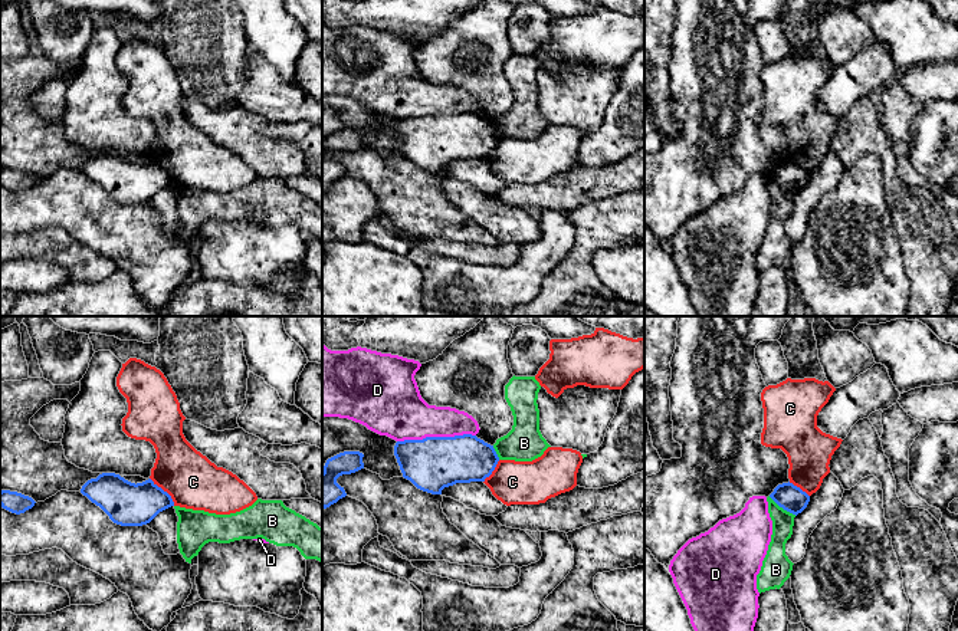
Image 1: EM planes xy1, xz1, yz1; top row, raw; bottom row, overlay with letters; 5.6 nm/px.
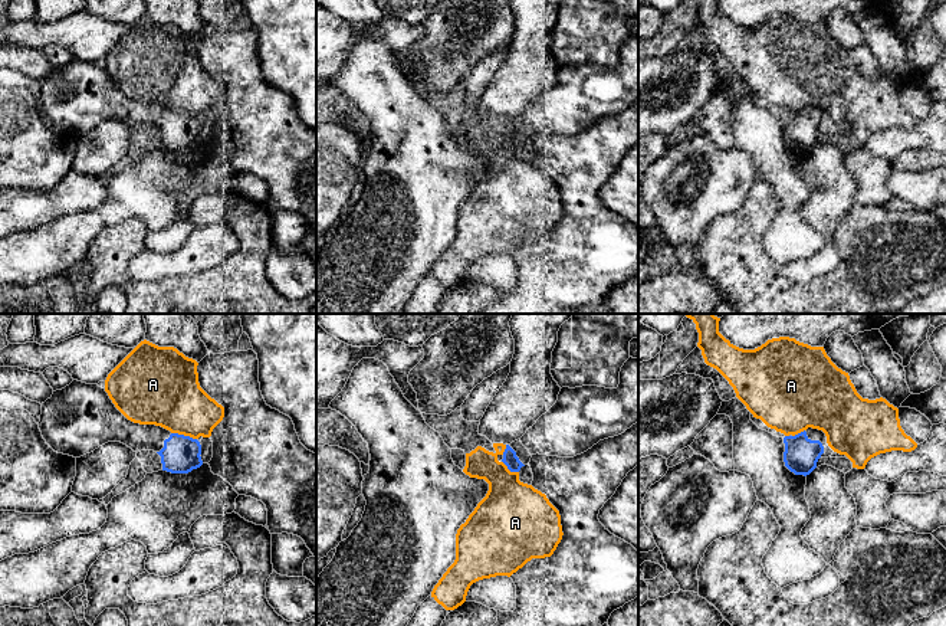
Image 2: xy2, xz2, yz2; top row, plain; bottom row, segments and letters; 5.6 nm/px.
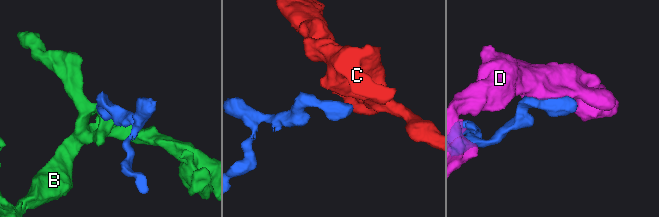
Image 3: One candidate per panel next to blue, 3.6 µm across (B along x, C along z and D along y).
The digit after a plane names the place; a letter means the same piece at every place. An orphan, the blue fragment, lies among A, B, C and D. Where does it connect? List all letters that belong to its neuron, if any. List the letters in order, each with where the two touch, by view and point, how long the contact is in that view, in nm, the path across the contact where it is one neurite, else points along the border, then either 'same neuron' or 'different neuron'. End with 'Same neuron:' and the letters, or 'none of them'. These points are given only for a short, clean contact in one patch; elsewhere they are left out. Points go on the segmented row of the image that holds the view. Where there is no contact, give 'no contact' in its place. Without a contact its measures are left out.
A: contact xy2 (183, 435); length 150 nm; border xy2 (171, 432), (196, 439); different neuron
B: contact yz1 (783, 508); length 190 nm; border yz1 (768, 496), (796, 515); different neuron
C: contact xy1 (163, 490); length 220 nm; border xy1 (150, 477), (170, 496), (174, 505); different neuron
D: contact xz1 (436, 437); length 440 nm; different neuron
Same neuron: none of them

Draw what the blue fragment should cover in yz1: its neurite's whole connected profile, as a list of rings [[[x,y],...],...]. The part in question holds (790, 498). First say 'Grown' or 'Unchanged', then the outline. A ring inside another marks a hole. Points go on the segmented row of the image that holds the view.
Unchanged. [[[790,482],[778,484],[774,489],[774,492],[770,494],[770,497],[780,507],[783,507],[784,510],[787,510],[795,516],[798,513],[801,513],[810,502],[810,496]]]

